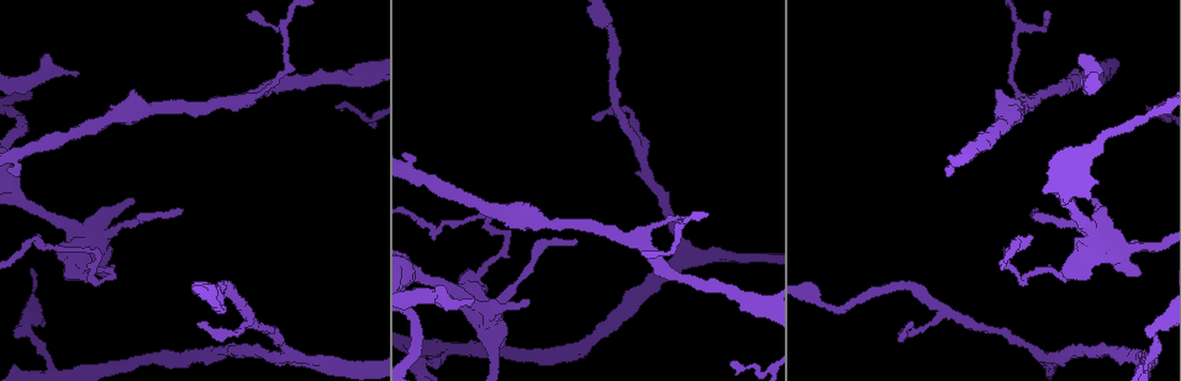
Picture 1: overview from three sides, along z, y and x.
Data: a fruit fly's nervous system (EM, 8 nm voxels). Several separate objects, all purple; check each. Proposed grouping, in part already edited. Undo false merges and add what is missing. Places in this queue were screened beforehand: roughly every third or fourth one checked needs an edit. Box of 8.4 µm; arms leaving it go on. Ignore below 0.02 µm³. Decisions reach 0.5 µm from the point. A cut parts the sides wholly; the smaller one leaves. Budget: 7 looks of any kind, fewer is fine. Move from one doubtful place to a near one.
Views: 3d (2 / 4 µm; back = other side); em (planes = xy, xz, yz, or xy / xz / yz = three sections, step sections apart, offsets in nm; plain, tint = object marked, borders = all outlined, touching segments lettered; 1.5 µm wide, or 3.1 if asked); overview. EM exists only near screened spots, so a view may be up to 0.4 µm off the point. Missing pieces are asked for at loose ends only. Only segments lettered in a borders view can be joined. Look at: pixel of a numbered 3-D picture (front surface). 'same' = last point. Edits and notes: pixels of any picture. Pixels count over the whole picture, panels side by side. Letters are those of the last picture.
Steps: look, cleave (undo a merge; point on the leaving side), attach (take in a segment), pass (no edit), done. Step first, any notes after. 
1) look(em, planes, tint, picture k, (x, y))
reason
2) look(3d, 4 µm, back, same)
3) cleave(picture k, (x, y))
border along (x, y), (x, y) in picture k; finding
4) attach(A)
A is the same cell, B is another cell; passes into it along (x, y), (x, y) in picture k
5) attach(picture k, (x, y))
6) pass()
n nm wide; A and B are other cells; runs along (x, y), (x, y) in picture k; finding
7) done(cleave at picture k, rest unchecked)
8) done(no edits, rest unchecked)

look(em, planes, borders, picture 1, (477, 278))
calibre changes

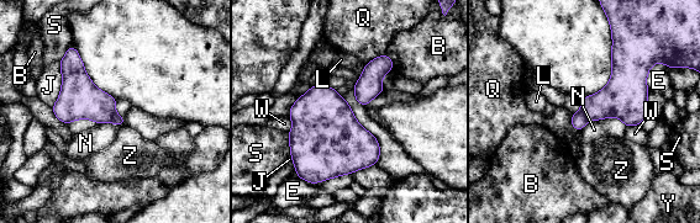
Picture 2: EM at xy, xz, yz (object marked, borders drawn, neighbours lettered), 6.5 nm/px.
cleave(picture 2, (578, 120))
B, E, J, L, N, Q, S, W, Y and Z are other cells; border along (580, 110), (588, 120) in picture 2; two neurons meet here

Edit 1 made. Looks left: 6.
look(overview)

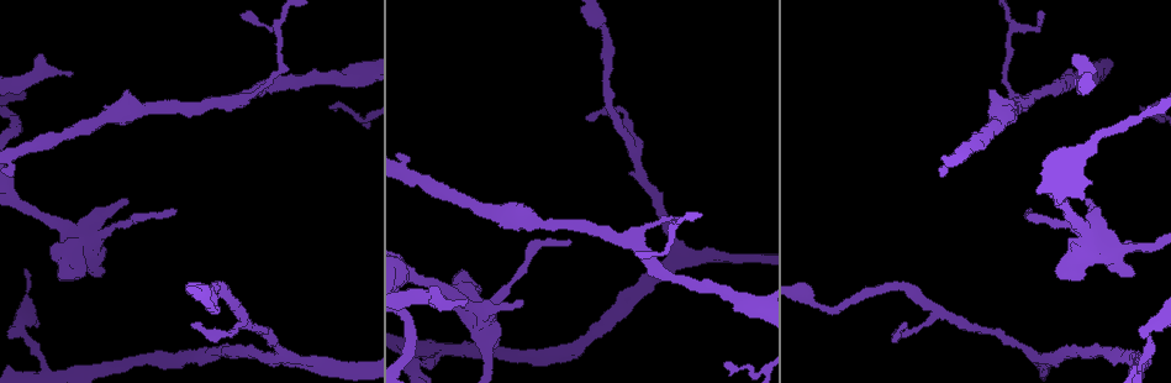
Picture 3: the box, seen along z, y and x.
look(em, xz, step 4, tint, picture 3, (72, 72))
free end

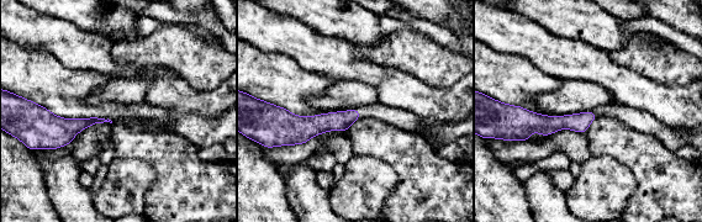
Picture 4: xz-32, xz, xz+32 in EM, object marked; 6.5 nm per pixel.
look(em, planes, borders, same)

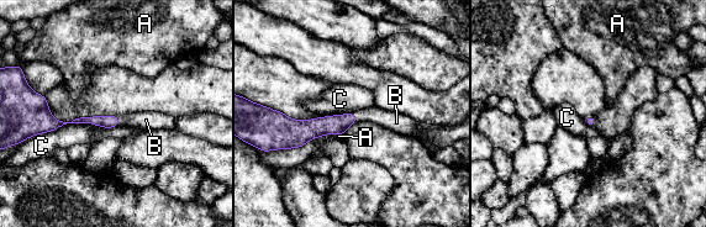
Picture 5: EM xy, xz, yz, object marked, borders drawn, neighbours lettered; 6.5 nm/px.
attach(B)
C touches over 500 nm; B is the same cell, A and C are other cells; it goes on there

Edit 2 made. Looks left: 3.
done(cleave at picture 2, attach at picture 5, rest unchecked)

